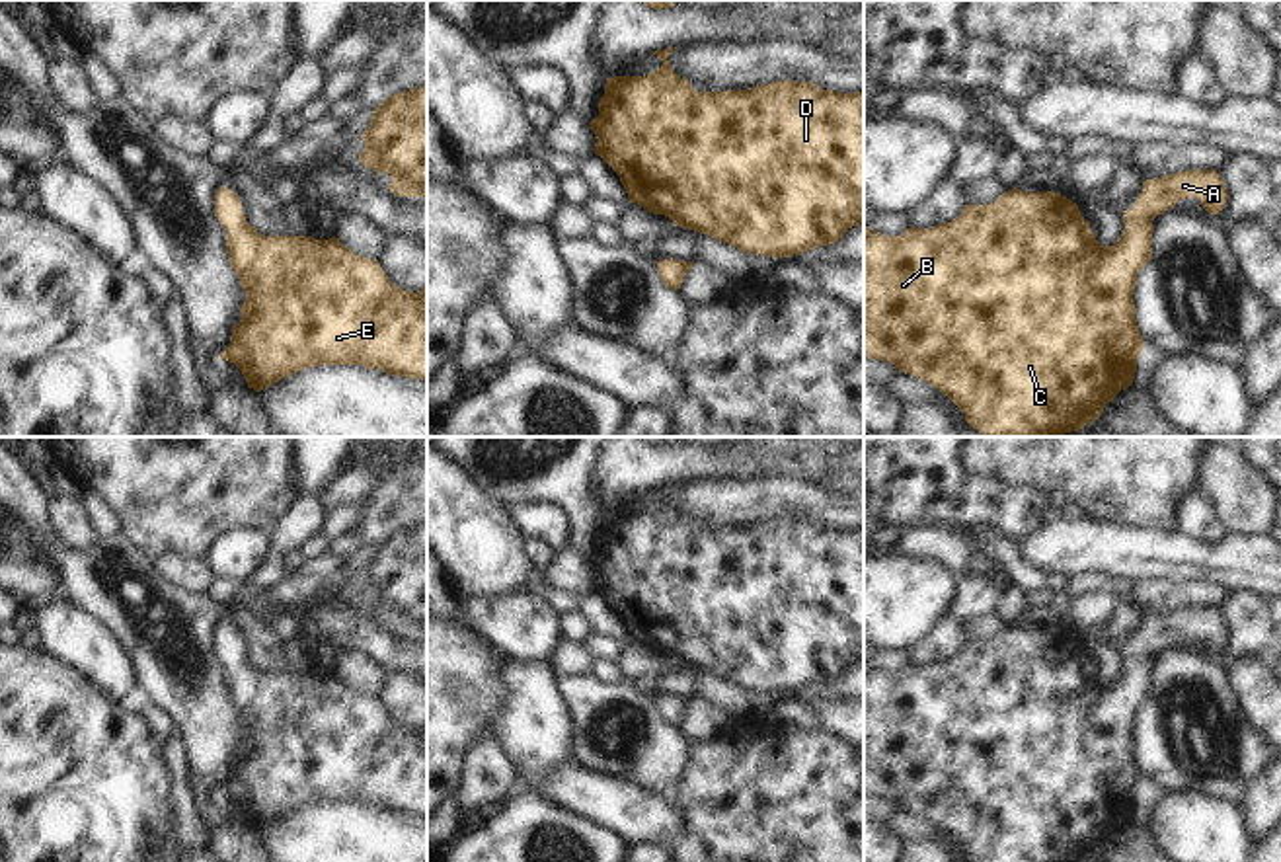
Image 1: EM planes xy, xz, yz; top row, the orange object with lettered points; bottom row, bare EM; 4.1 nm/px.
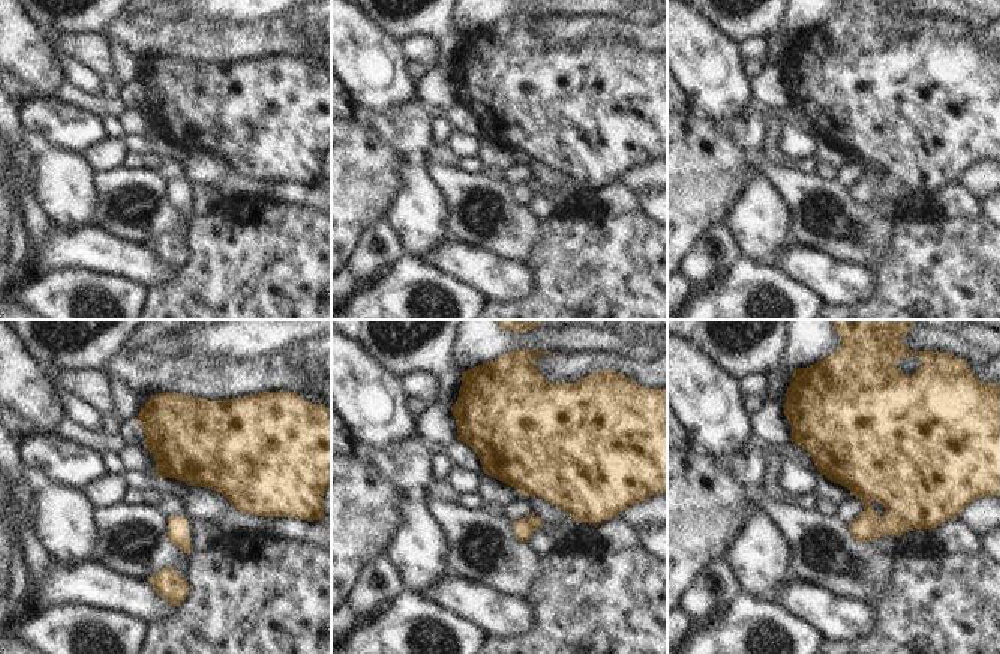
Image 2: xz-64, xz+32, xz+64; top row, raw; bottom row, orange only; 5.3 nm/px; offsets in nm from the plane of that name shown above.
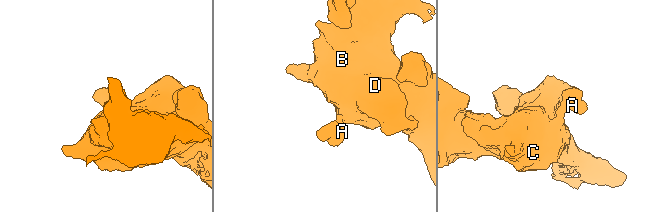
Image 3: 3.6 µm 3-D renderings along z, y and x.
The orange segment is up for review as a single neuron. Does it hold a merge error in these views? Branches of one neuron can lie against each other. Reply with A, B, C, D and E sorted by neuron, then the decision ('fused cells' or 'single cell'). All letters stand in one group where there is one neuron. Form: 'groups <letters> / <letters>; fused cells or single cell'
groups A B C D E; single cell

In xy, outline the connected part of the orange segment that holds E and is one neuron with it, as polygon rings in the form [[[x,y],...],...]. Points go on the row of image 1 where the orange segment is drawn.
[[[220,185],[214,195],[214,215],[226,230],[228,263],[236,271],[246,300],[242,320],[232,328],[230,345],[218,355],[234,363],[250,388],[261,392],[294,372],[318,365],[361,365],[392,376],[427,380],[427,285],[409,293],[396,287],[378,259],[355,255],[335,236],[263,236],[246,222],[238,193]]]

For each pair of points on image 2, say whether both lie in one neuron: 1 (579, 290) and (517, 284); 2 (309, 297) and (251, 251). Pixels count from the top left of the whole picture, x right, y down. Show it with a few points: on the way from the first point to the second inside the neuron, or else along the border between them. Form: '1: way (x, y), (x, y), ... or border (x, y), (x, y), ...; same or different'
1: border (526, 264), (532, 290), (516, 299), (500, 299); different
2: way (294, 293), (266, 264); same

